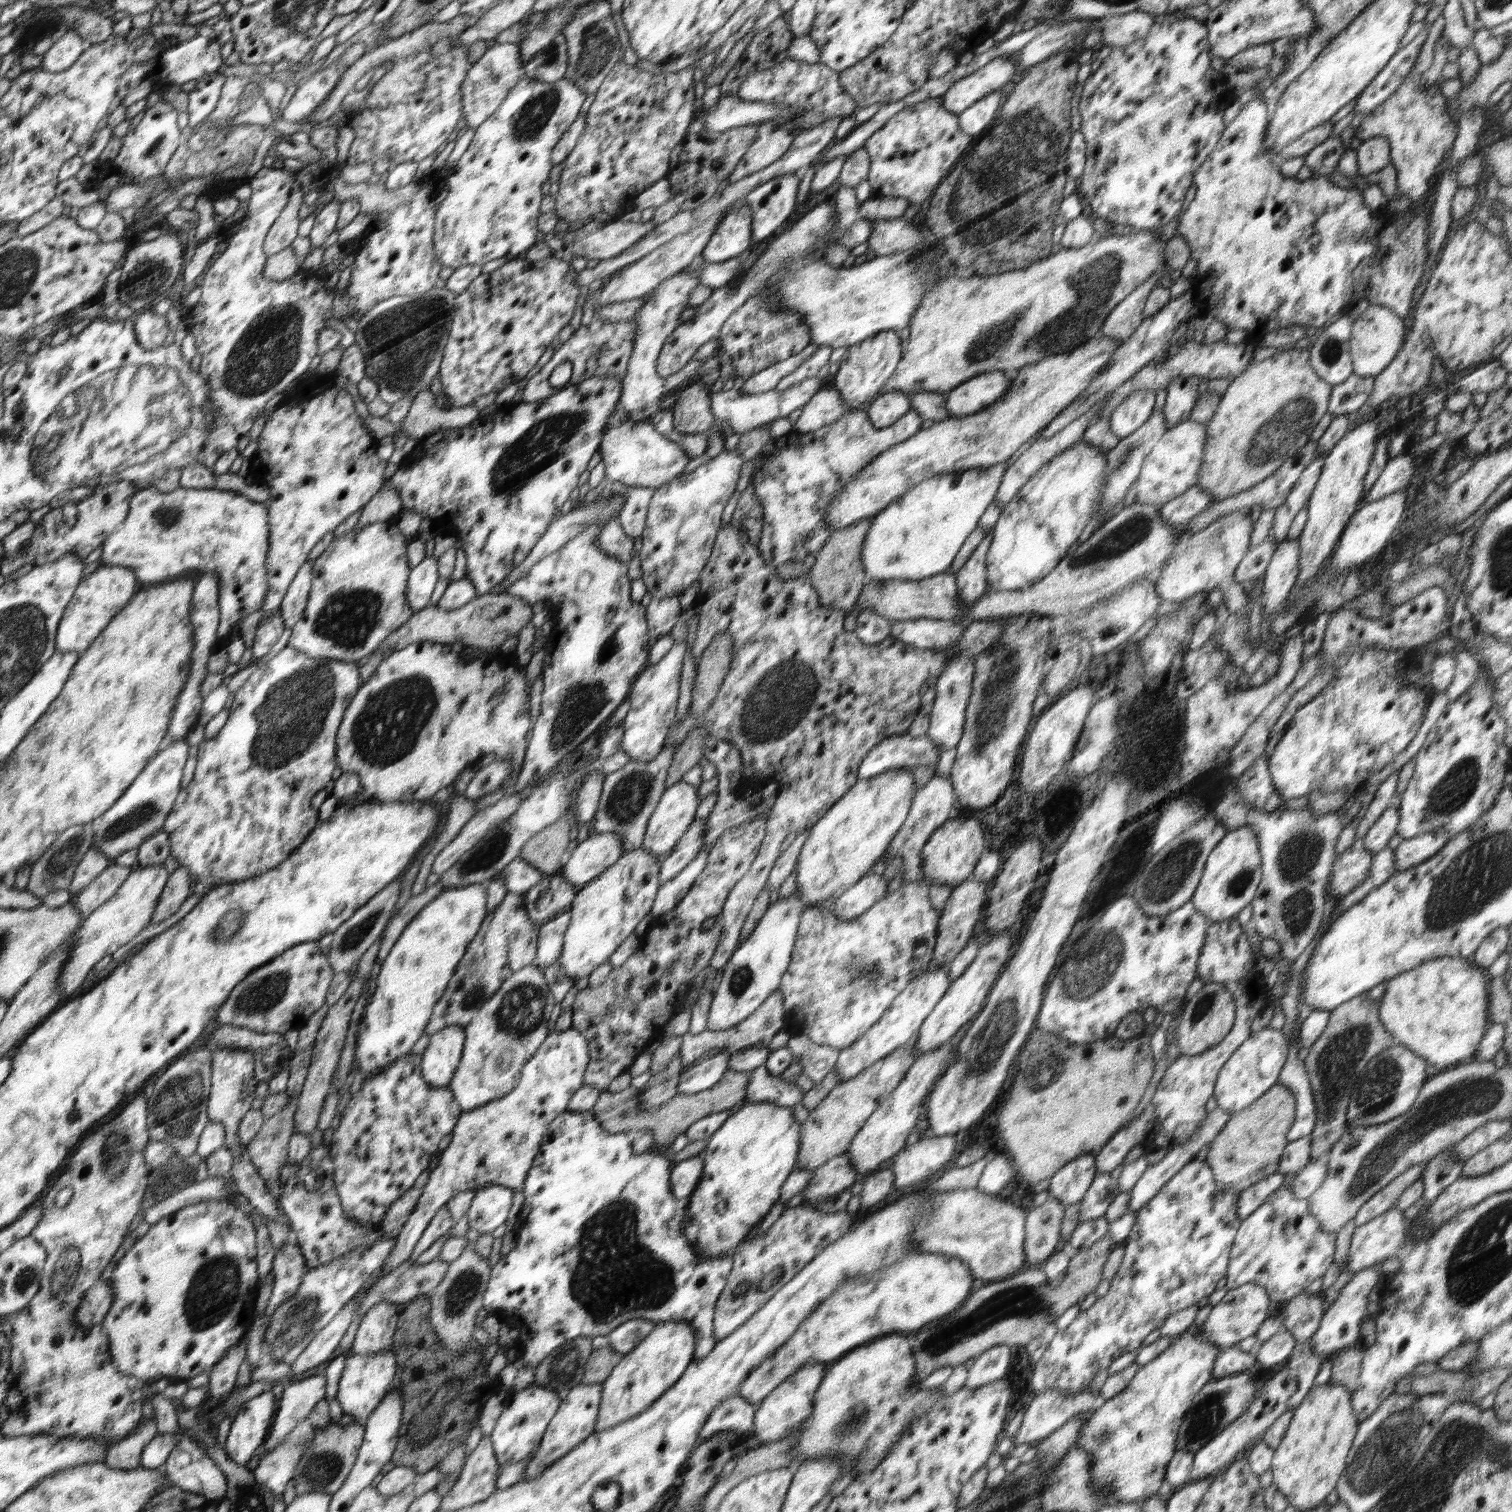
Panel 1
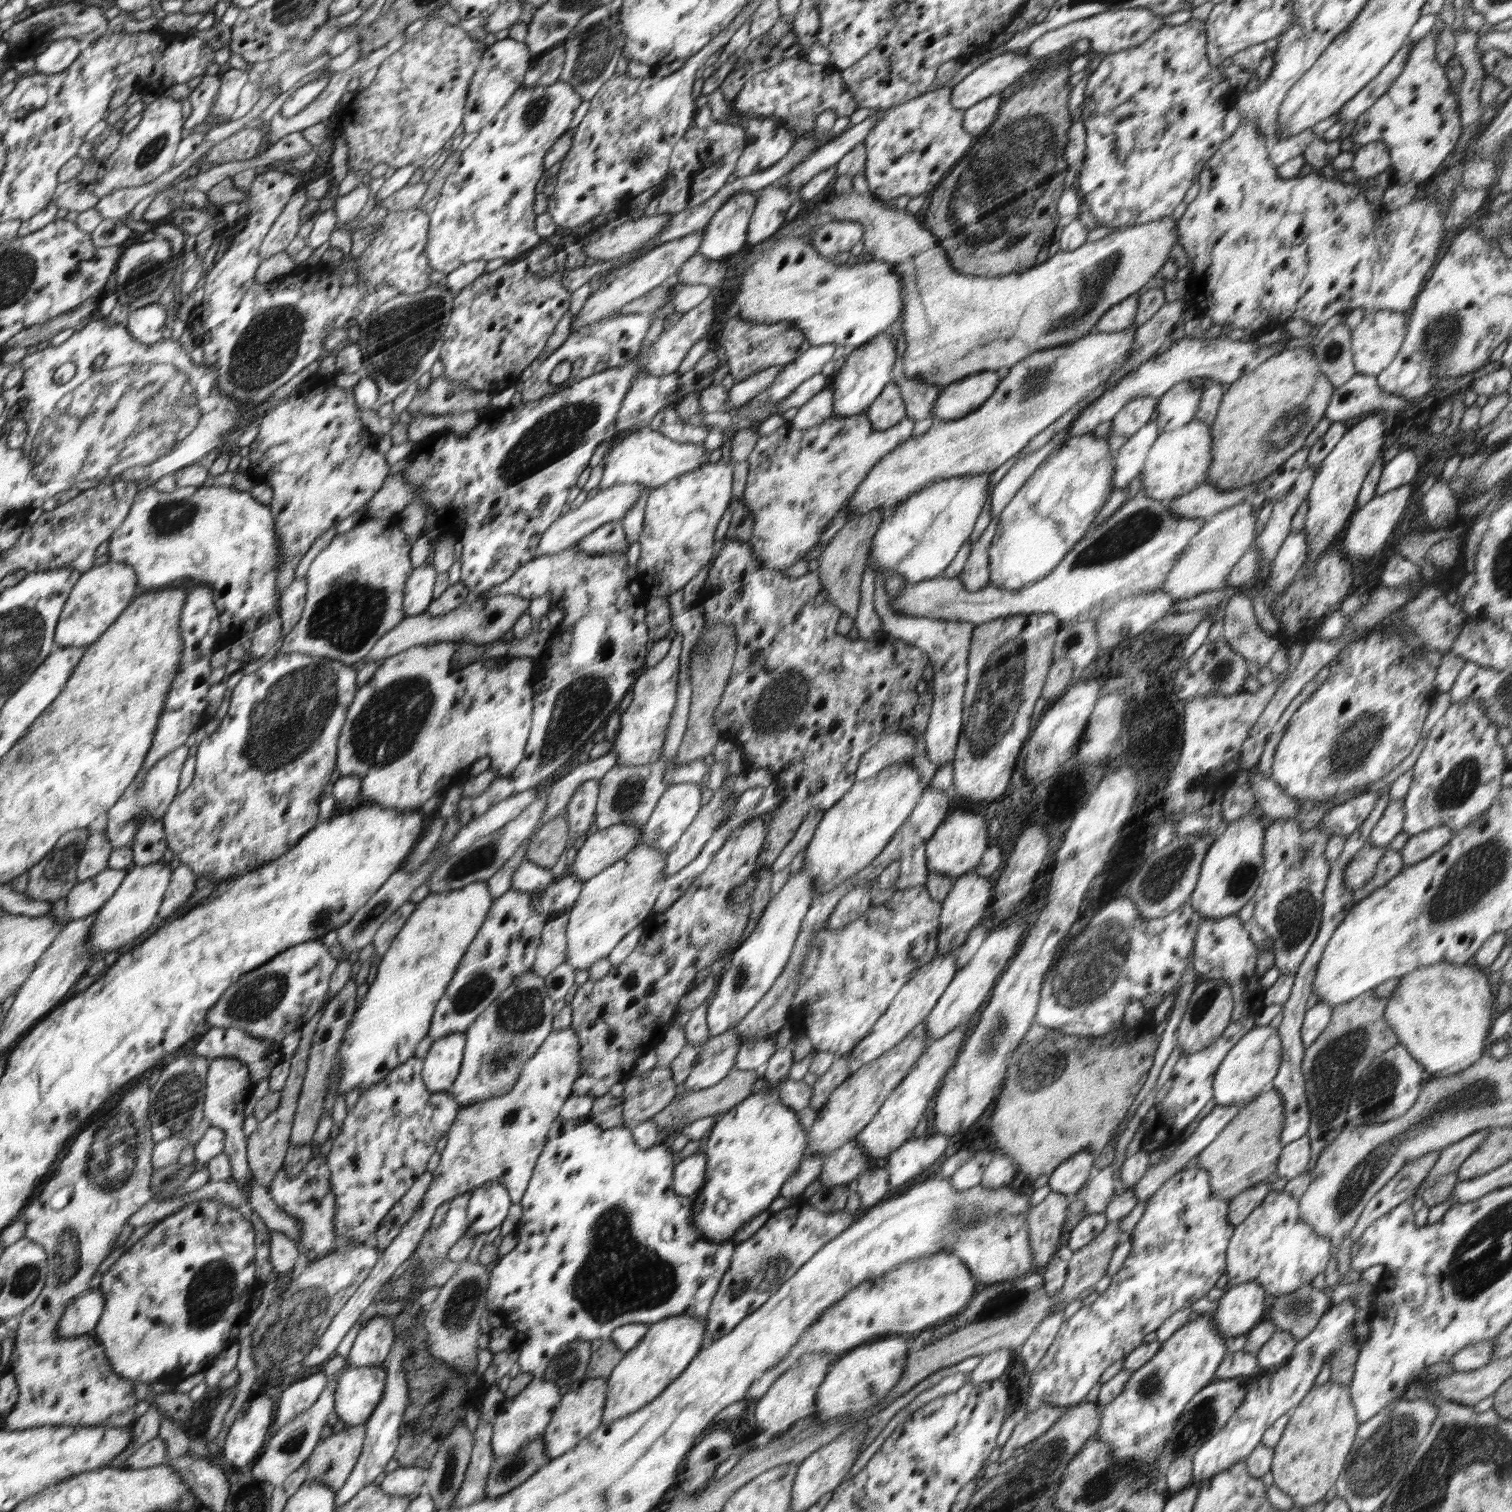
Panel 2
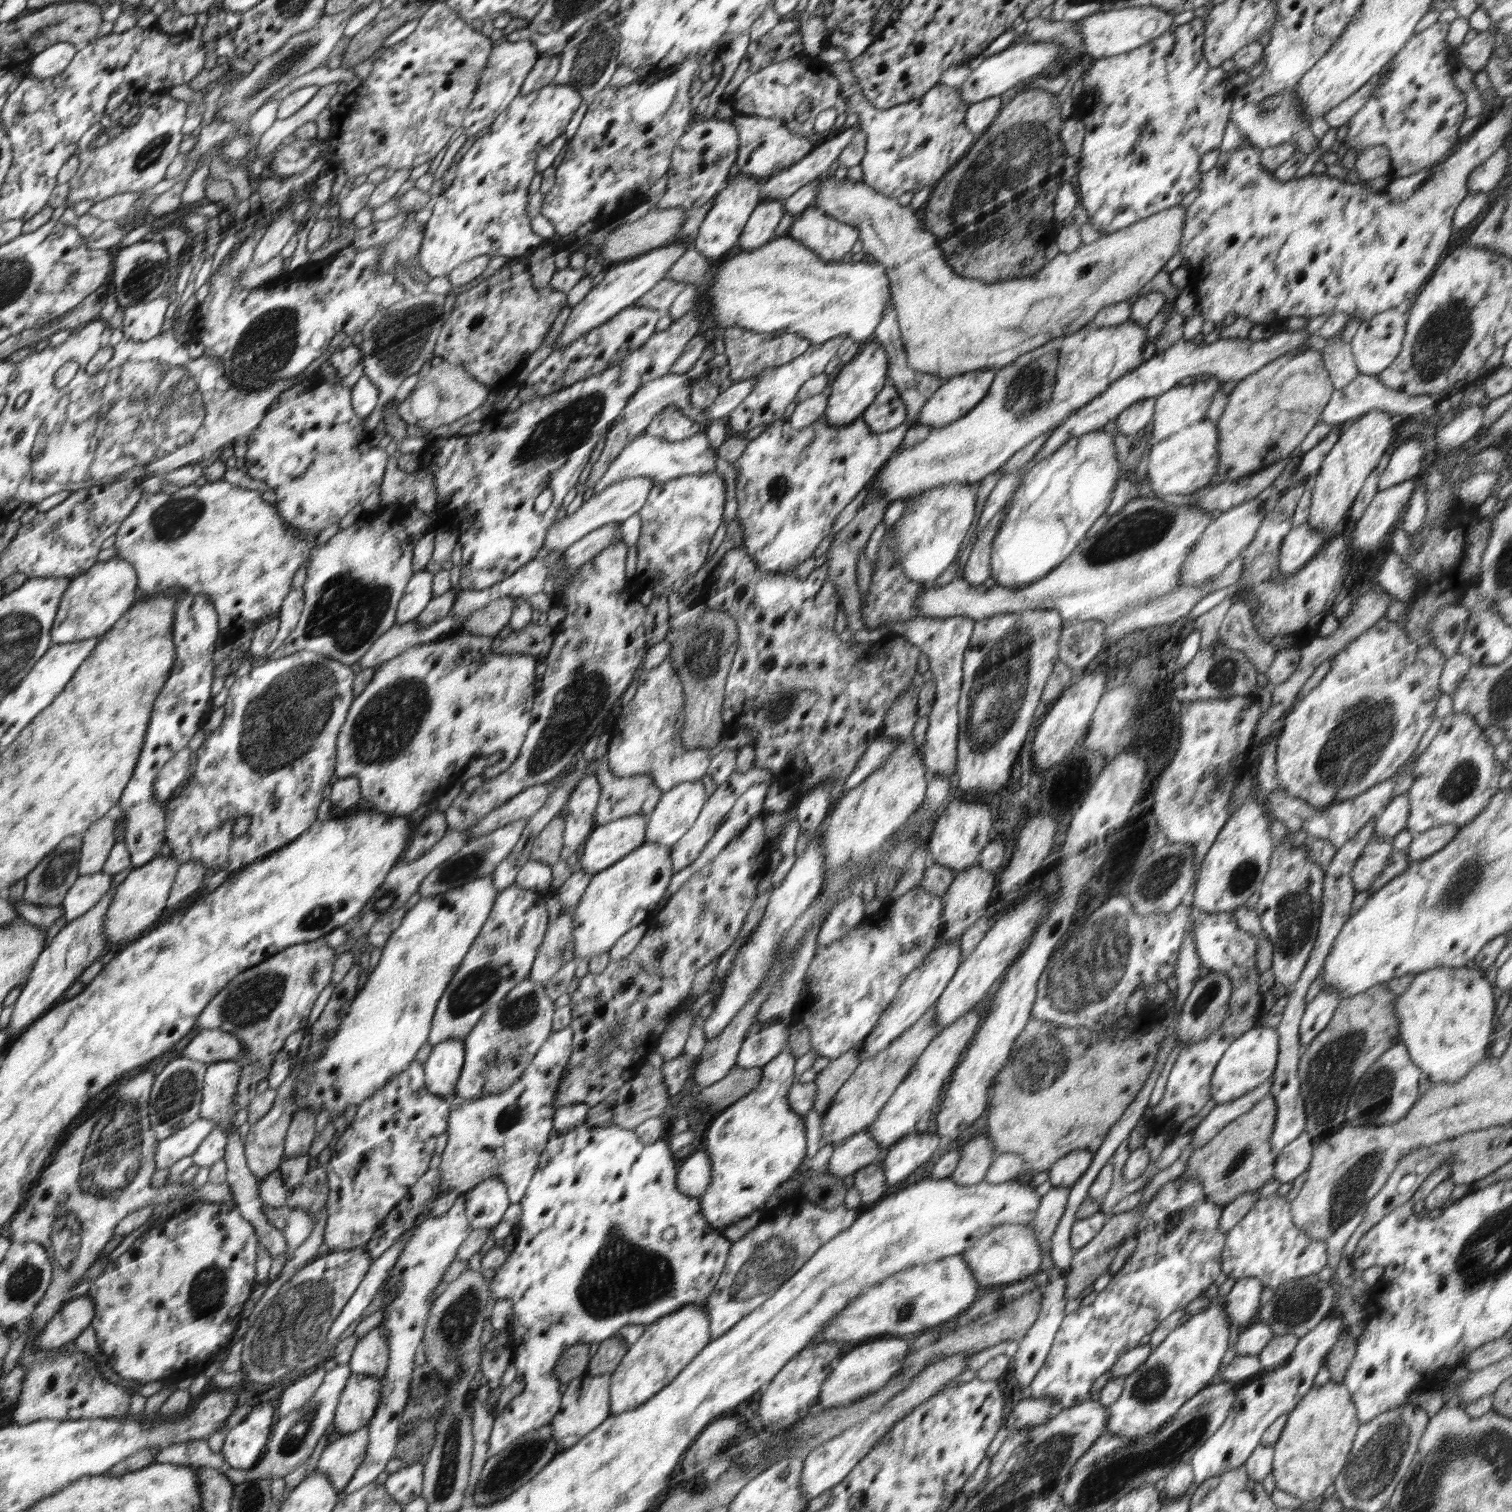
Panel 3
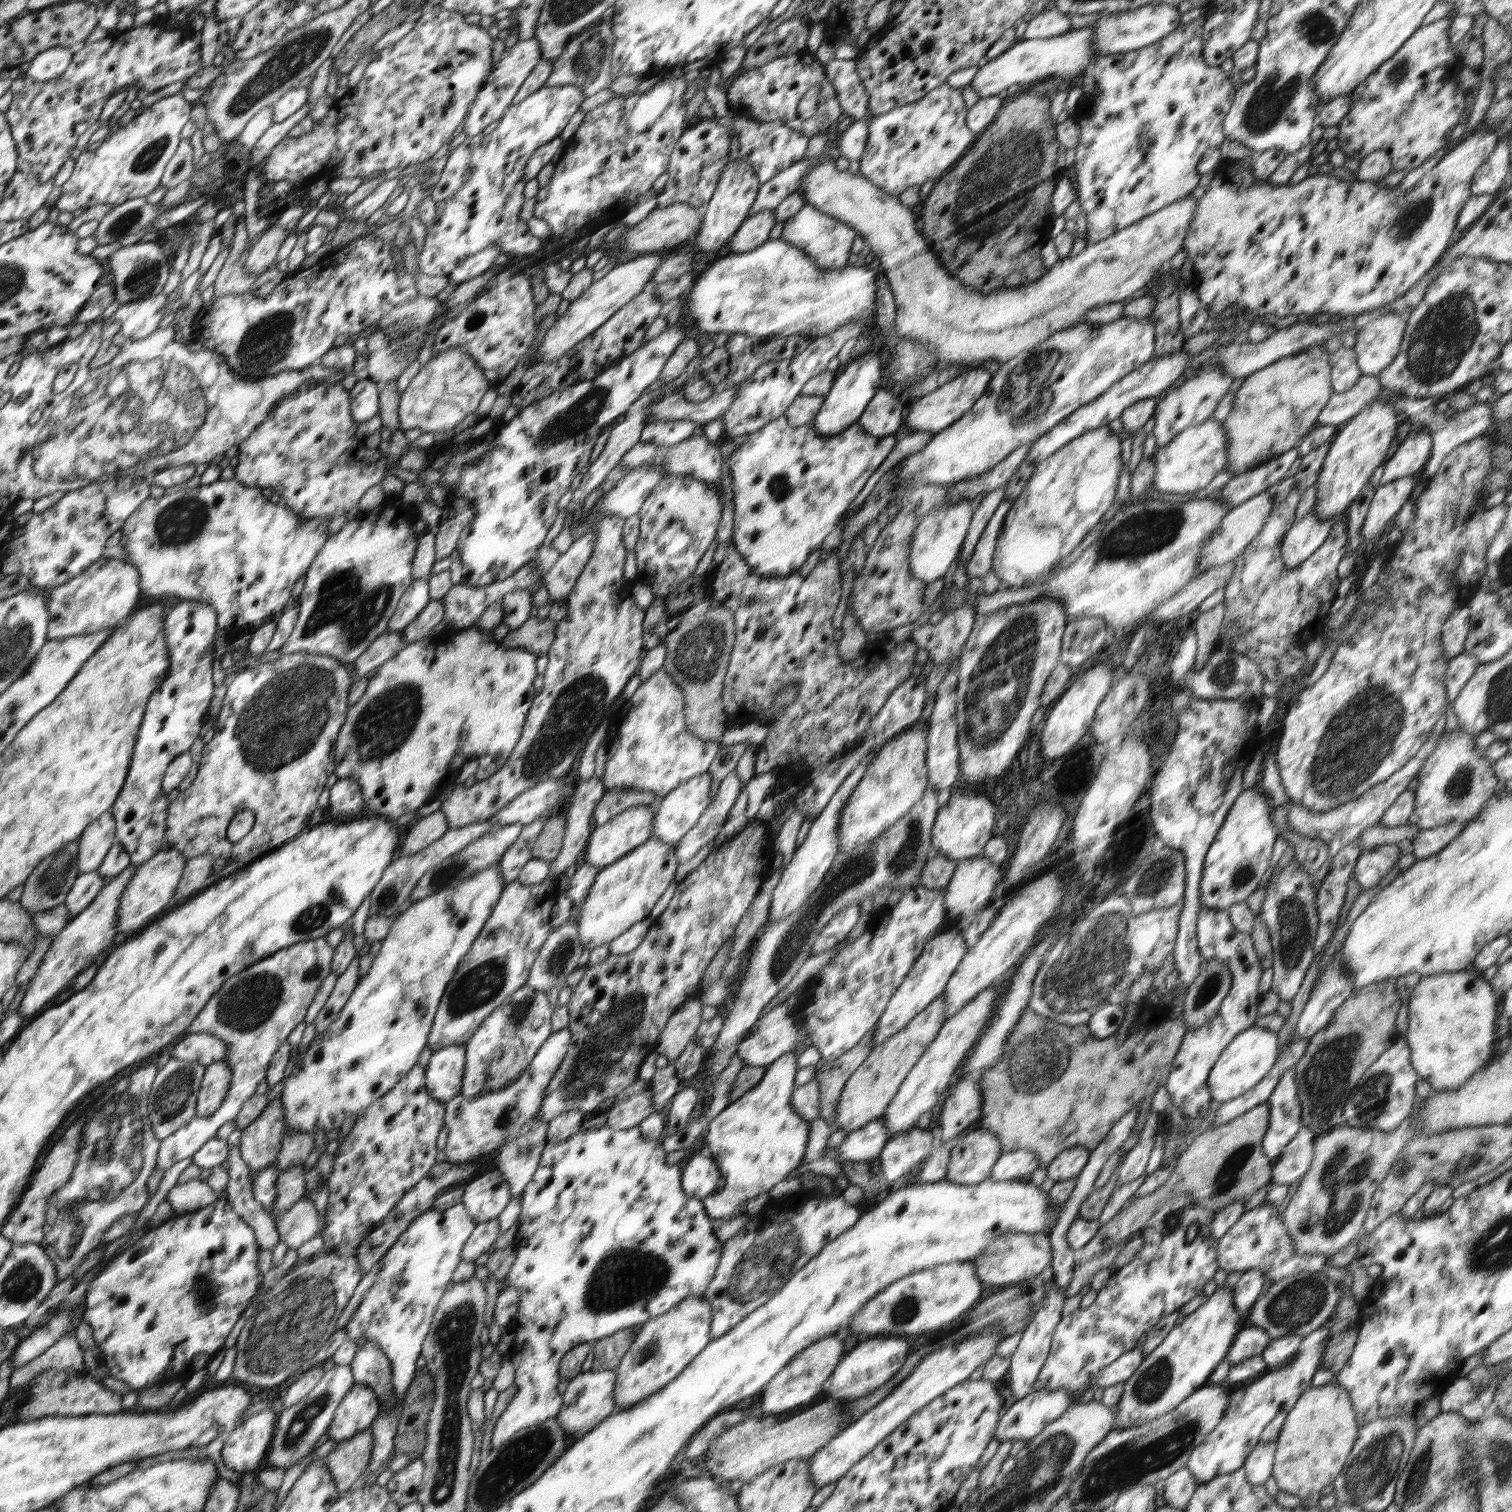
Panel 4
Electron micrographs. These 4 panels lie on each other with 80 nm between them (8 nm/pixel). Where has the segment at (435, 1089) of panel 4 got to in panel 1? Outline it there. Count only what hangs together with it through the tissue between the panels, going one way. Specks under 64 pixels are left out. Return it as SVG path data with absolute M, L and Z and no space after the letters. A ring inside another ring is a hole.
M460 1024L443 1028L430 1037L422 1054L421 1072L436 1088L449 1086L460 1066L465 1048L465 1029Z

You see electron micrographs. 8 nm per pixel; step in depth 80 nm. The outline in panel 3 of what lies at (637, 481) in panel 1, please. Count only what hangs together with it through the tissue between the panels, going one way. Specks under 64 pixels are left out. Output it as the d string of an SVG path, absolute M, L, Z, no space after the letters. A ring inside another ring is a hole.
M700 432L684 441L666 441L658 437L642 435L629 443L622 453L618 453L616 459L609 464L604 476L593 486L592 496L600 494L605 488L619 480L636 477L648 477L655 483L666 482L690 474L704 474L715 470L718 450L714 450L705 434Z

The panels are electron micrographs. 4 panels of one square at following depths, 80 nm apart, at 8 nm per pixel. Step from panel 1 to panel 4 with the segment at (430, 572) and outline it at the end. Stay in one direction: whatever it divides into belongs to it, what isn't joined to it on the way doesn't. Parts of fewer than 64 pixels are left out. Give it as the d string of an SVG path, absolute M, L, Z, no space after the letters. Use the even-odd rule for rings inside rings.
M419 578L398 601L398 606L388 621L387 632L398 632L406 628L430 602L428 578Z

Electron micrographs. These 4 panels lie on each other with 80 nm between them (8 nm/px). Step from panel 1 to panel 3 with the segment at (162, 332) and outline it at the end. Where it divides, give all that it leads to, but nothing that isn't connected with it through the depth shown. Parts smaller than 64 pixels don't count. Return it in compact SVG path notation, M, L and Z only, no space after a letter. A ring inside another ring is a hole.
M157 297L124 309L122 329L132 340L147 341L162 330L162 323L175 305L174 299Z

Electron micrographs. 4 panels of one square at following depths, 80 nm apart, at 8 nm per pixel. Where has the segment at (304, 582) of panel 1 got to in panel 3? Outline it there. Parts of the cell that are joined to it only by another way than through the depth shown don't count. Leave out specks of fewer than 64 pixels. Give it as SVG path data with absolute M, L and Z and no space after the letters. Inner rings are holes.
M292 588L286 595L285 602L282 603L279 620L279 629L277 630L274 640L265 650L265 656L271 656L275 650L286 640L286 637L295 629L299 622L303 609L304 588Z

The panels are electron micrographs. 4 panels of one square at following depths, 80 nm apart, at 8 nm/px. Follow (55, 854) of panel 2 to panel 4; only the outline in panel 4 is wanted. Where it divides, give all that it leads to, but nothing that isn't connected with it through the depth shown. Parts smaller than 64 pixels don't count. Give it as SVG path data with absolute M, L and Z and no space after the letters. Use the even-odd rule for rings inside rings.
M78 841L43 859L24 883L19 903L29 913L44 912L64 904L68 892L81 874L78 864Z

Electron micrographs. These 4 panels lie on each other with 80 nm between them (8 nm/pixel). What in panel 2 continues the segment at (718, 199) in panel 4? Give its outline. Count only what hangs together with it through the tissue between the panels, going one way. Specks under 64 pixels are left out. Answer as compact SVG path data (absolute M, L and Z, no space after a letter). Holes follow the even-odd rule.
M752 191L737 192L726 200L703 228L701 255L722 261L738 252L746 244L749 222L756 204L756 192Z

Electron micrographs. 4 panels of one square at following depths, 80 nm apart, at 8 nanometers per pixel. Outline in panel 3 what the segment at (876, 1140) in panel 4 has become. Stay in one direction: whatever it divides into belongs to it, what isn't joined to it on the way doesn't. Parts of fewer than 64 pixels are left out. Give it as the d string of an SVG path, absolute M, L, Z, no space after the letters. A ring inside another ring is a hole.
M864 1129L850 1136L849 1140L844 1140L838 1146L831 1148L829 1153L831 1157L828 1162L828 1173L843 1179L879 1158L881 1148Z

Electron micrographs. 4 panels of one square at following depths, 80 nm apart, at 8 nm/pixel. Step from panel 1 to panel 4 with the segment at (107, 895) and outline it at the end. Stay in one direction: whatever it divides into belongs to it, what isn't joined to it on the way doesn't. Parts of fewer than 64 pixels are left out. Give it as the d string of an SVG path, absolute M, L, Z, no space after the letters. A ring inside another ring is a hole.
M98 872L81 873L76 878L64 902L68 907L70 918L77 917L84 907L95 900L102 888L104 888L104 877L98 875Z

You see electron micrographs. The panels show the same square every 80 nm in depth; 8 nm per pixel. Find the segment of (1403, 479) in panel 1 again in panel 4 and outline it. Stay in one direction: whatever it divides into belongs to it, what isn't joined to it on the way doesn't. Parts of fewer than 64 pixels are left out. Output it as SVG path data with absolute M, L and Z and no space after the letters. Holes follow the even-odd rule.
M1413 429L1408 437L1400 444L1396 453L1385 465L1380 485L1401 479L1405 476L1417 476L1432 451L1432 433L1424 429Z

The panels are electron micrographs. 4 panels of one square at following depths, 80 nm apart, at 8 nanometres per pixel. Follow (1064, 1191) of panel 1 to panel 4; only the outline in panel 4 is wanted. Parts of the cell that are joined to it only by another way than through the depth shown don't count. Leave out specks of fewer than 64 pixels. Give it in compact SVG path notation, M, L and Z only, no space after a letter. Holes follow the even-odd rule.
M1076 1146L1056 1155L1047 1166L1047 1177L1055 1183L1077 1177L1086 1162L1088 1162L1090 1151L1087 1148Z

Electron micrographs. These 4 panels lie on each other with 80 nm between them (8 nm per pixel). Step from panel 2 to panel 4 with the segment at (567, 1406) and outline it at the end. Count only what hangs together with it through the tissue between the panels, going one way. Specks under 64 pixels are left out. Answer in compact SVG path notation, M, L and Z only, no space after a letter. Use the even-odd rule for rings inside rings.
M600 1369L598 1372L584 1372L565 1383L562 1396L565 1397L561 1413L556 1417L563 1431L574 1440L582 1438L587 1432L616 1412L614 1393L617 1376L614 1369Z

